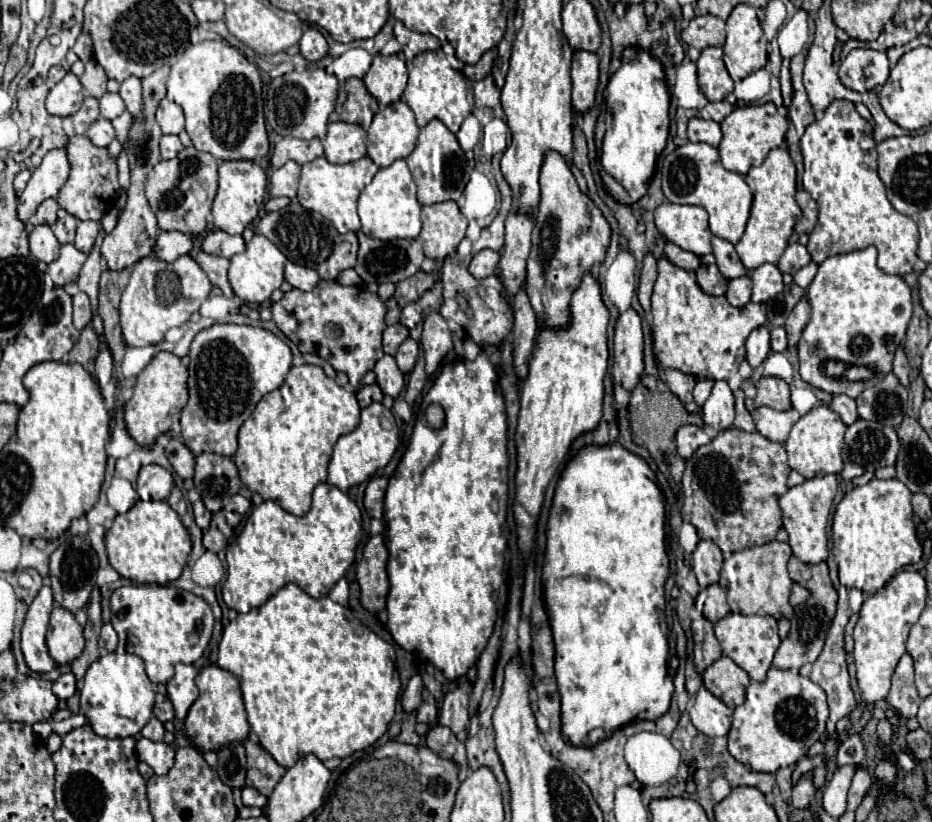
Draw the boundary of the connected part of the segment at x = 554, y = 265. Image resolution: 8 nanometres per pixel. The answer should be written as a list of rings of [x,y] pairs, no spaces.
[[[547,151],[539,175],[541,199],[535,213],[533,245],[527,259],[527,295],[537,313],[539,327],[565,327],[569,323],[569,299],[579,287],[585,271],[605,259],[611,227],[599,207],[581,193],[575,175],[557,151]]]

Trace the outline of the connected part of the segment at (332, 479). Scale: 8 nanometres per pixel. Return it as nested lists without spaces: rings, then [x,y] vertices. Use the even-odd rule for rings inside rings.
[[[371,403],[369,407],[361,409],[361,423],[357,425],[357,429],[353,433],[341,435],[339,441],[335,443],[327,483],[335,485],[341,491],[347,491],[353,485],[369,481],[379,469],[383,469],[391,461],[393,453],[397,451],[397,443],[399,443],[399,431],[393,413],[381,403]]]

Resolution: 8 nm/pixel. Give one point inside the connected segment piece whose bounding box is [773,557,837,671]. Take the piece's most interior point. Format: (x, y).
(809, 626)

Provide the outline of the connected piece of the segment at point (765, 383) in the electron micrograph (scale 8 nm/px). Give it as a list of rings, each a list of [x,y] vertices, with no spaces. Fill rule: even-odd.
[[[761,377],[757,381],[755,407],[761,407],[761,405],[767,405],[777,411],[789,411],[791,409],[789,385],[777,377]]]

